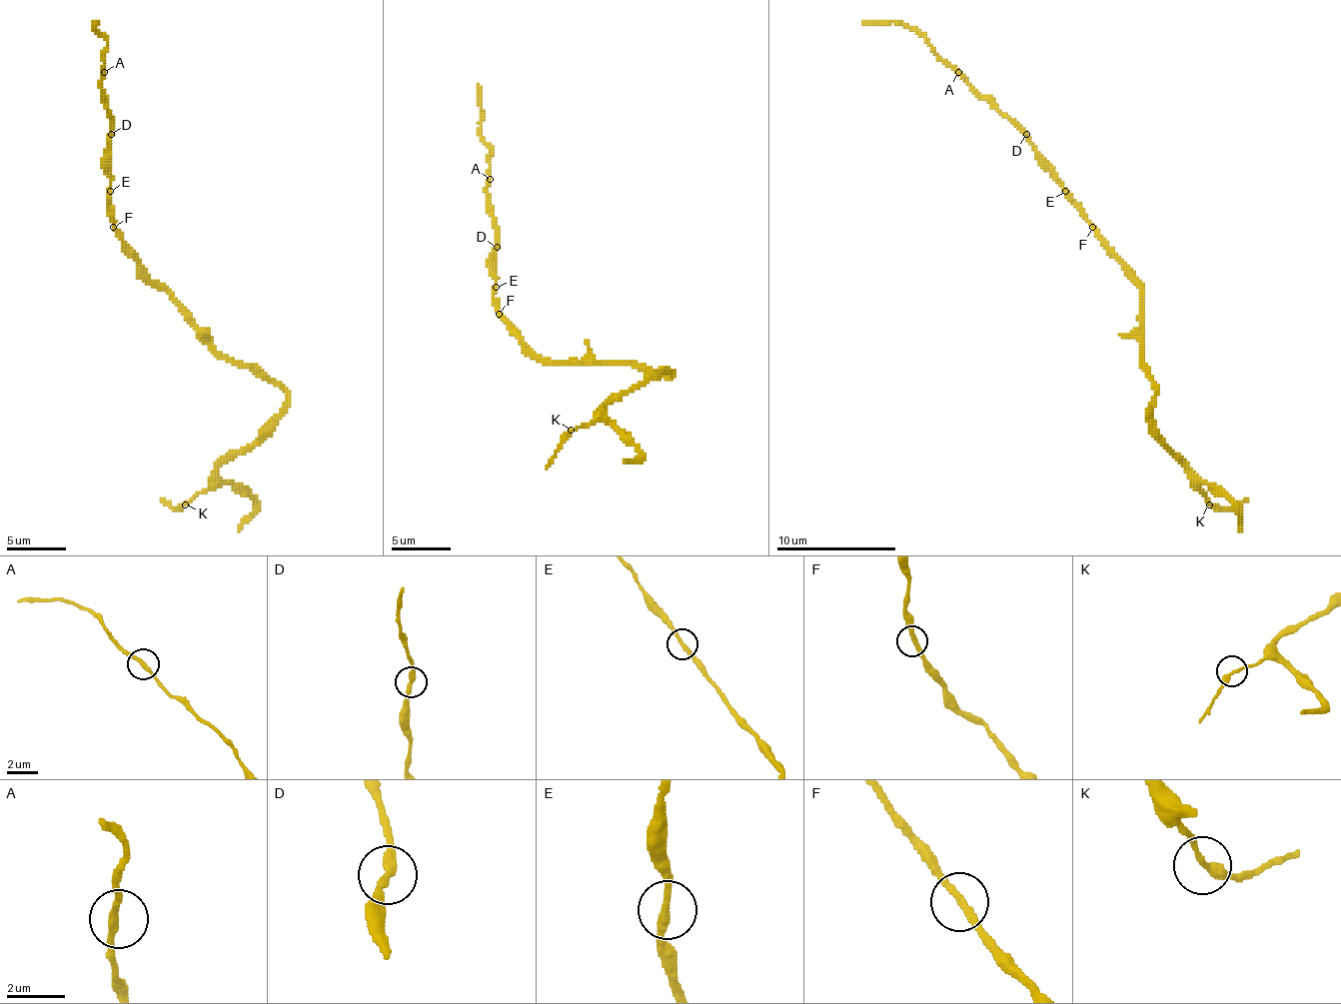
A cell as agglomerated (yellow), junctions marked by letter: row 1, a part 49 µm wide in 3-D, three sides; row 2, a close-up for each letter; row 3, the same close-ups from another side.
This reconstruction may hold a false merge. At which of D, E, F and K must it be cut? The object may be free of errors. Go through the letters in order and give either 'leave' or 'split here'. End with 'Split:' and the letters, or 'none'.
D: split here
E: leave
F: leave
K: leave
Split: D

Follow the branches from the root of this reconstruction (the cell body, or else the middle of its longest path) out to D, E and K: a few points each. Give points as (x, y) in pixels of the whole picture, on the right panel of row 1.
D: (1134, 281), (1122, 260), (1086, 218), (1056, 174), (1030, 144), (1027, 135)
E: (1134, 281), (1122, 260), (1086, 218), (1083, 209), (1065, 191)
K: (1134, 281), (1143, 293), (1143, 368), (1155, 391), (1149, 427), (1188, 469), (1188, 478), (1206, 496), (1209, 504)

